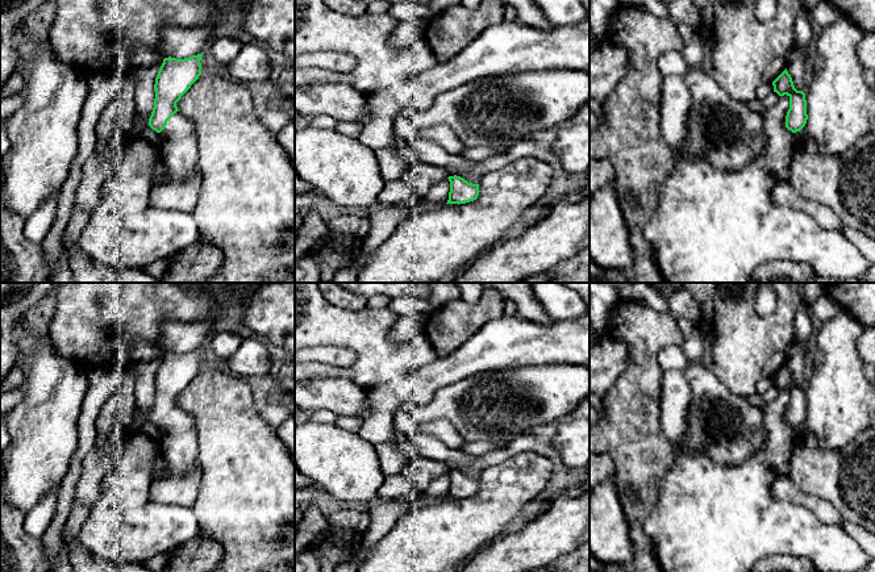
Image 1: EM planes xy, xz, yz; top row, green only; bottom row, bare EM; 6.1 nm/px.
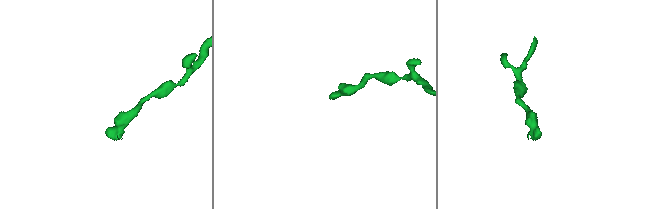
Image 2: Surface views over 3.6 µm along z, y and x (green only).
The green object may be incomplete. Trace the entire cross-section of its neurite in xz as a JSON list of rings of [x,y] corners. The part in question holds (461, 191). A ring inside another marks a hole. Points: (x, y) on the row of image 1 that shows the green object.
[[[449,176],[450,192],[446,204],[466,204],[474,201],[479,196],[479,184],[472,184],[461,176]]]

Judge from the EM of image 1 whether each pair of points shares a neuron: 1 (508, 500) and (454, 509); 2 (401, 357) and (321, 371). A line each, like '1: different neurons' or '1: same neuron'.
1: same neuron
2: same neuron

